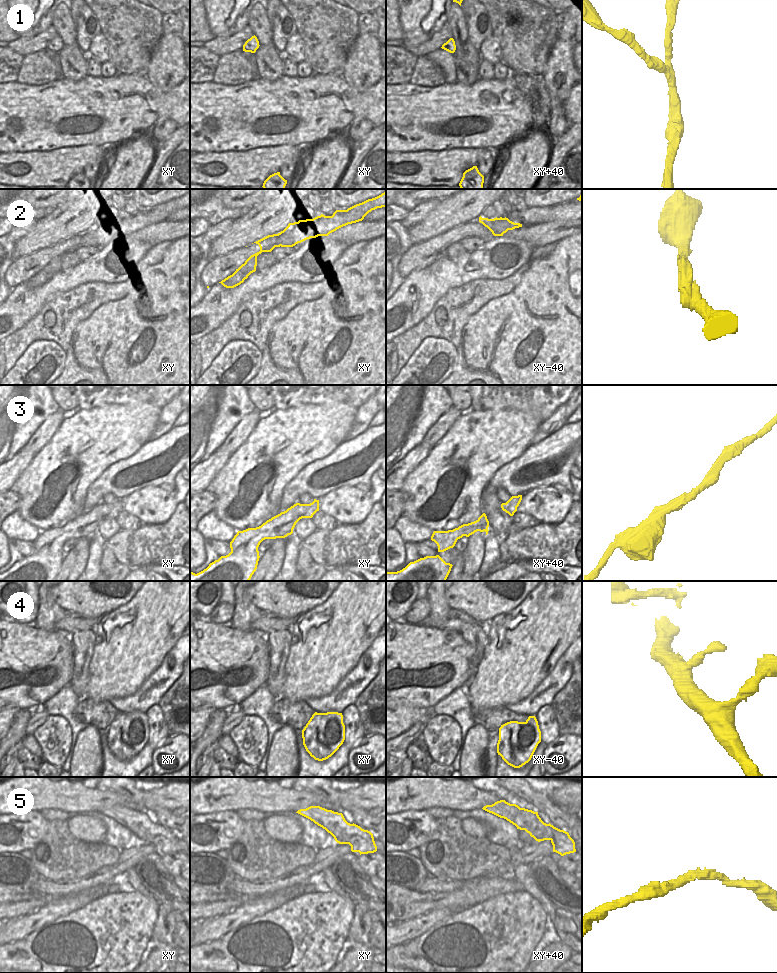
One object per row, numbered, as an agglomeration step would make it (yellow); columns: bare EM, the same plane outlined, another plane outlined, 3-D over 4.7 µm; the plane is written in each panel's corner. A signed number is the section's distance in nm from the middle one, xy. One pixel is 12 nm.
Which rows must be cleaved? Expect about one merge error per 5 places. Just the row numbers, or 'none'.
none.

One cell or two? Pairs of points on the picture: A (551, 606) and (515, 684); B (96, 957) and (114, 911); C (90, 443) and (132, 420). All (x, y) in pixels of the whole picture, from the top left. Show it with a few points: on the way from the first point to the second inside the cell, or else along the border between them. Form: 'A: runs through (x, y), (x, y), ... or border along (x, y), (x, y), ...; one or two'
A: runs through (543, 625), (519, 654), (515, 665); one
B: runs through (98, 946), (114, 928), (114, 922); one
C: runs through (100, 437), (122, 429); one

